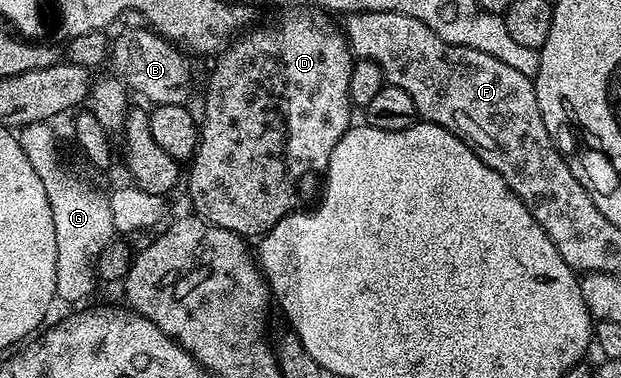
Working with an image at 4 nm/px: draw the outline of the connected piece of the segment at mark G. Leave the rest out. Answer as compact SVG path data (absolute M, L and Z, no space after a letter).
M31 123L19 132L18 138L30 165L34 165L34 173L42 177L42 189L46 189L46 197L54 213L54 237L58 245L56 299L80 305L98 284L96 258L108 243L113 242L112 214L105 192L95 191L90 184L60 164L60 147L50 128L48 123Z

